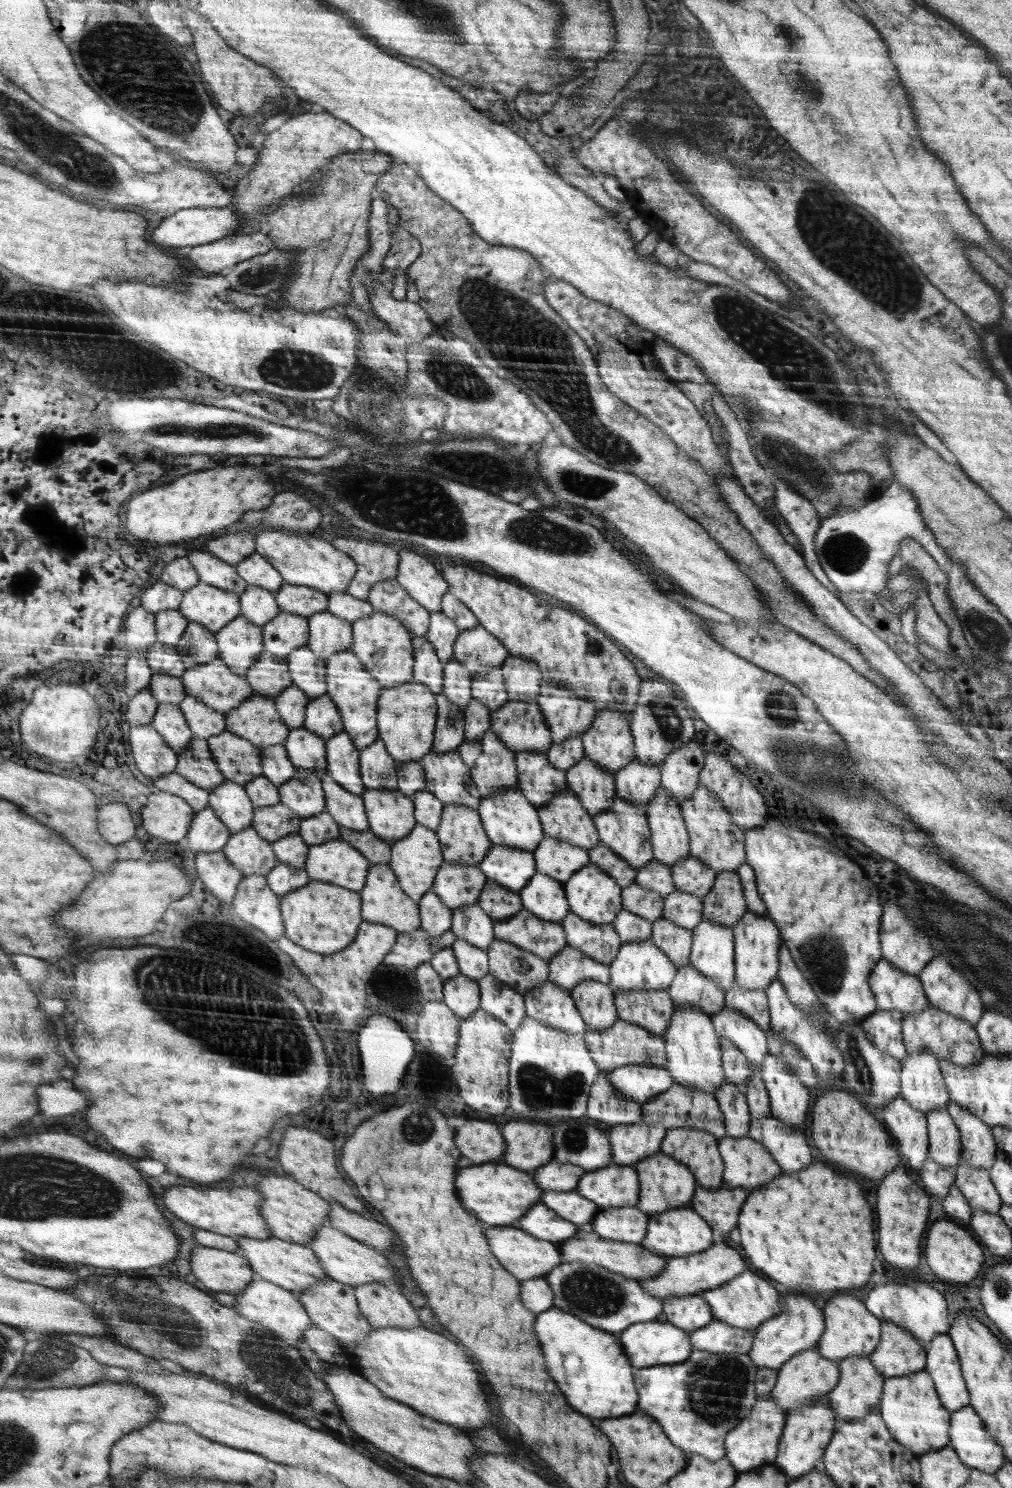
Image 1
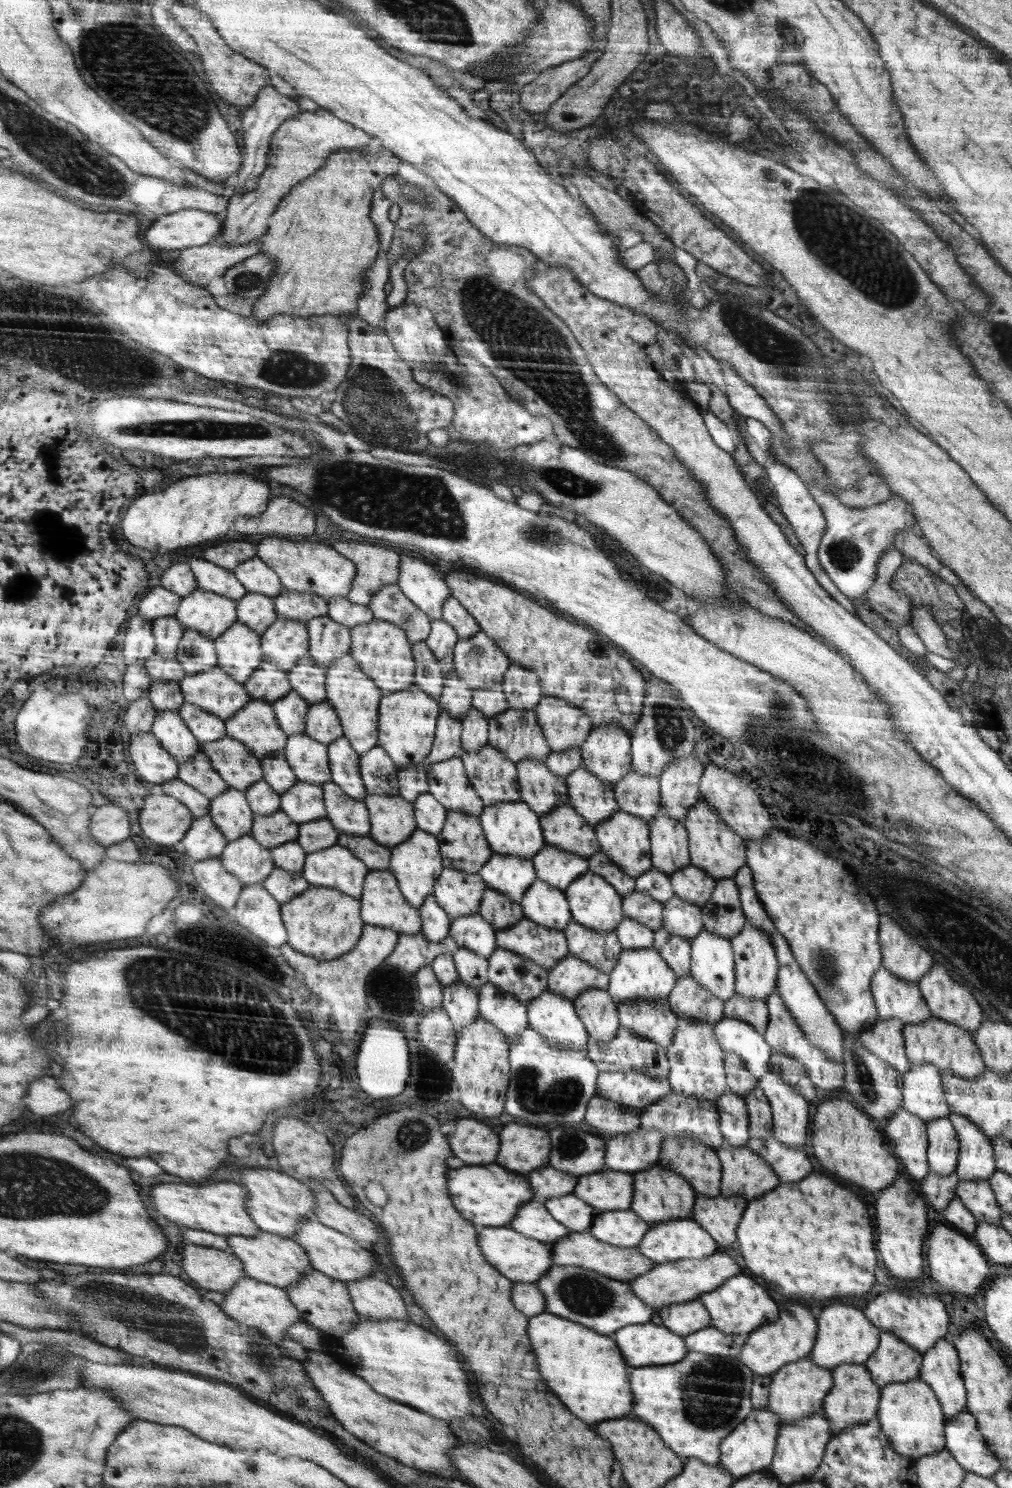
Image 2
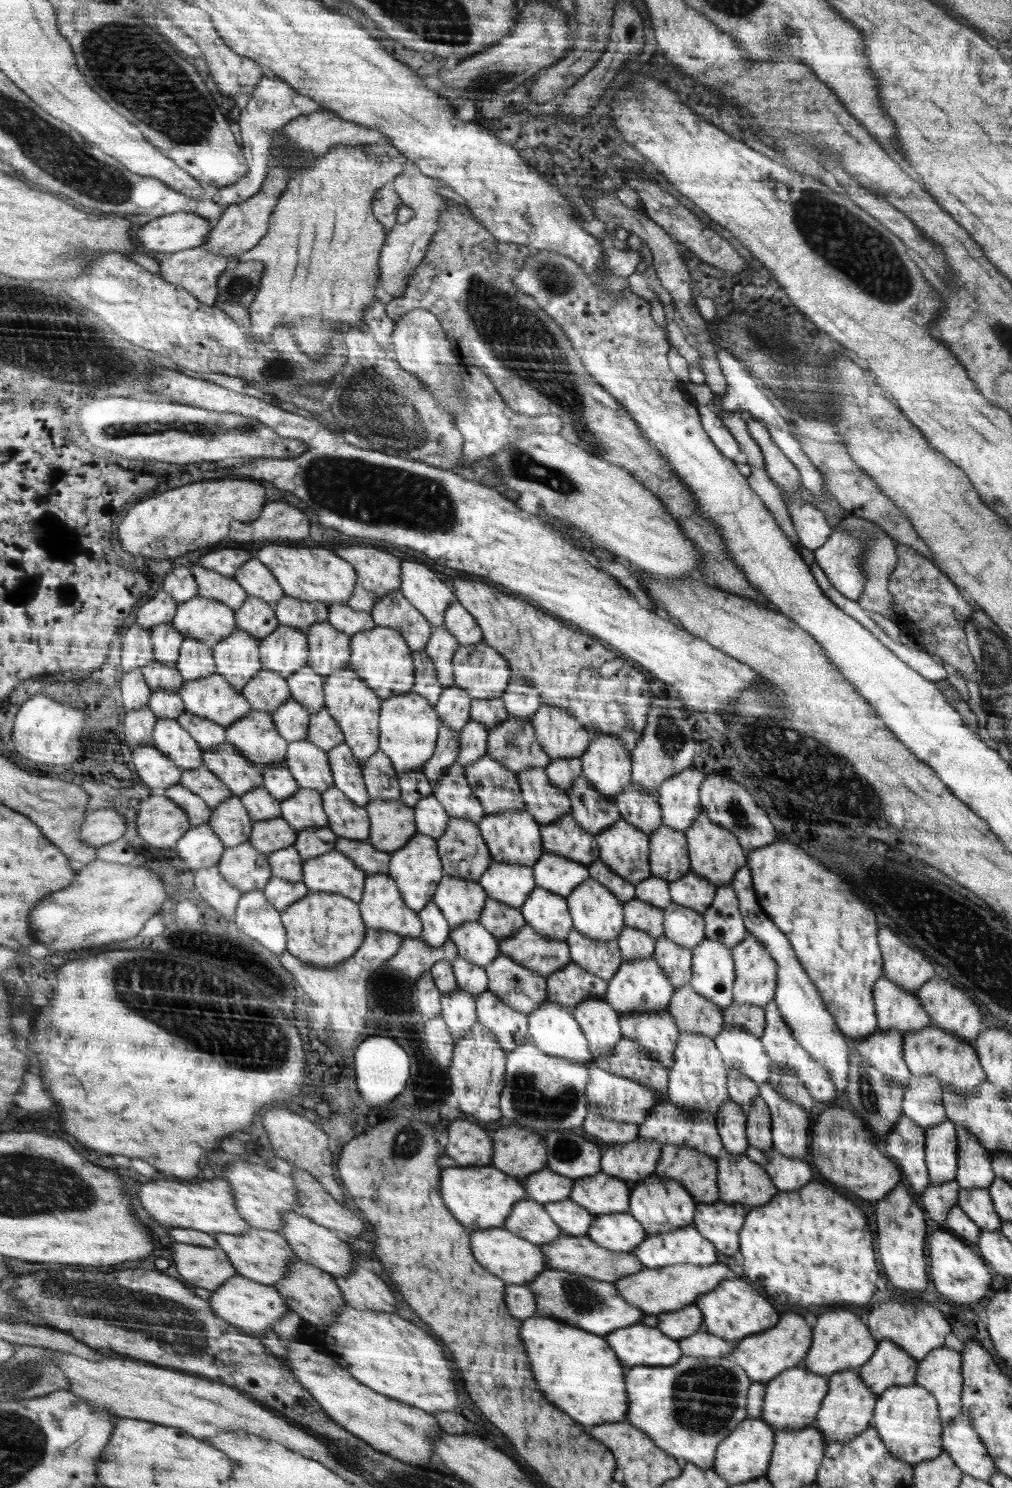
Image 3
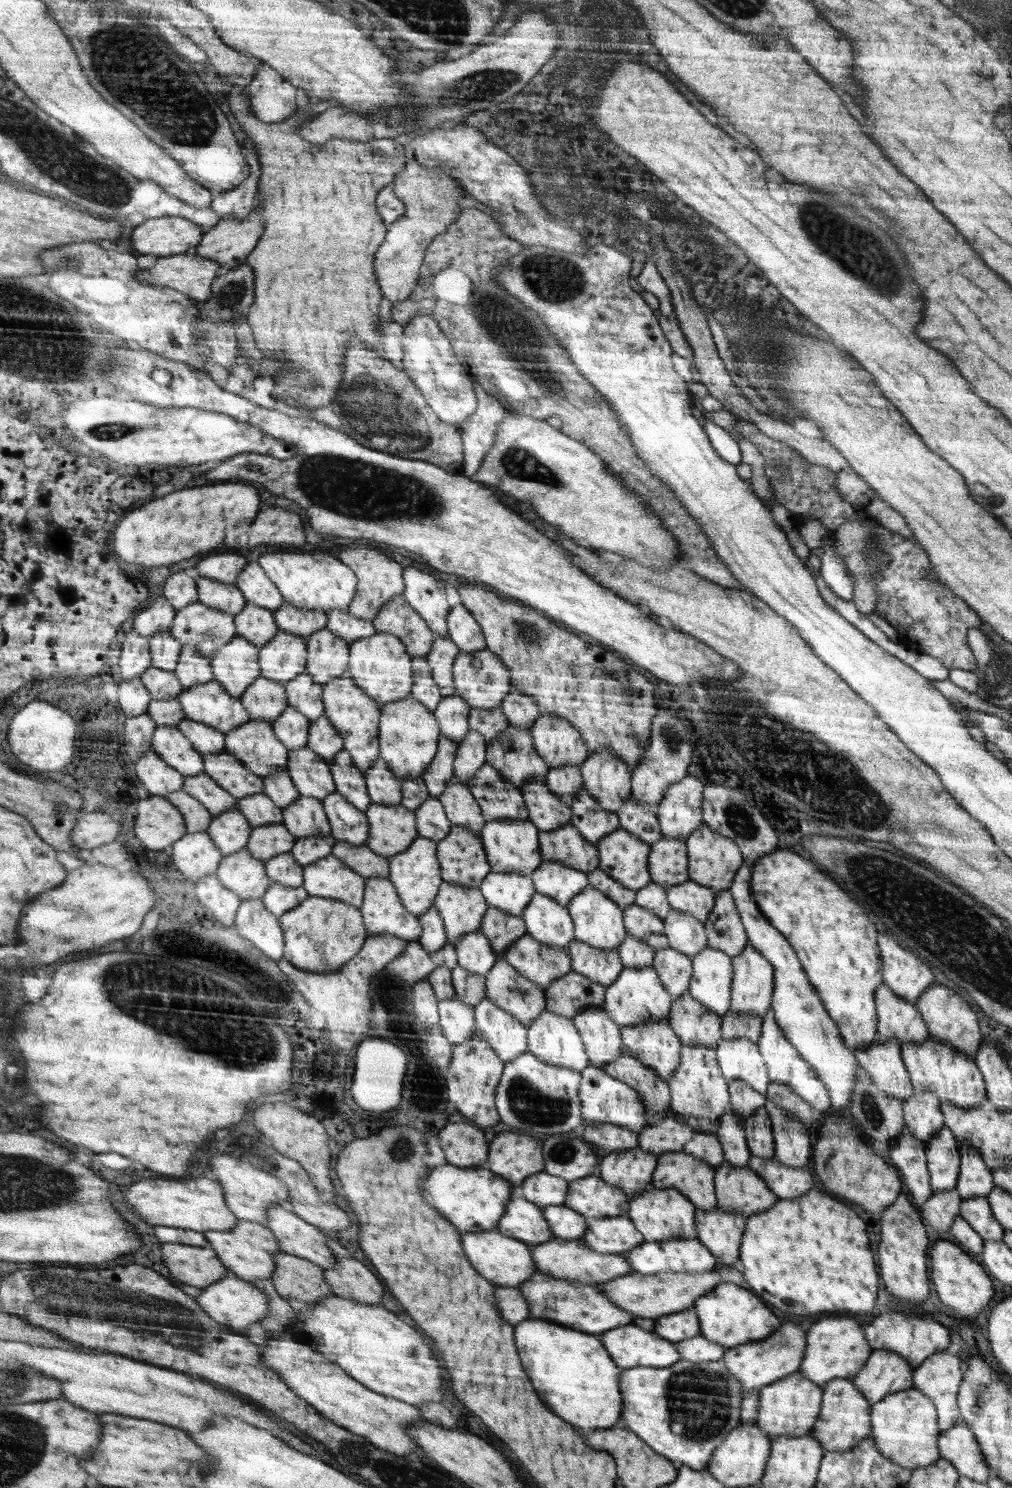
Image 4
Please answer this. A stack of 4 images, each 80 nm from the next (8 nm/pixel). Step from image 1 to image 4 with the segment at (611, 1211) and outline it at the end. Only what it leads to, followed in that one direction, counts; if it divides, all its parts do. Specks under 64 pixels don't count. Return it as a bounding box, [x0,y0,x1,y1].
[580,1215,645,1254]

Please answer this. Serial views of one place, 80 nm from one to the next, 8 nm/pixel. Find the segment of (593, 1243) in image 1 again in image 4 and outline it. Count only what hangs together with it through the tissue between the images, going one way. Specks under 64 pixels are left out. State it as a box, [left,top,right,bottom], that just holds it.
[532,1238,632,1285]

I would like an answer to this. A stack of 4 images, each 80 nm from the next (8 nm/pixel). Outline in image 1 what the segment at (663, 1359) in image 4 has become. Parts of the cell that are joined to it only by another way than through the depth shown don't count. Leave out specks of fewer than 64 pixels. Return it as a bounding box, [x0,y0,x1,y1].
[618,1322,694,1370]

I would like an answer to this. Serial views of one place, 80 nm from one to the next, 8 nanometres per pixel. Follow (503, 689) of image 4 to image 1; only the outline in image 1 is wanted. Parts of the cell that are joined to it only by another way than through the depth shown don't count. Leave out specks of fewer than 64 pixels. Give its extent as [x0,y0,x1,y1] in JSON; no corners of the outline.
[453,624,509,678]

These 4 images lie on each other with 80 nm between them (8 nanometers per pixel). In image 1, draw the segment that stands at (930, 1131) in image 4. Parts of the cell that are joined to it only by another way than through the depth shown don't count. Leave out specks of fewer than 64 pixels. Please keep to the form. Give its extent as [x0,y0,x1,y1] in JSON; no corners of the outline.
[900,1053,951,1114]

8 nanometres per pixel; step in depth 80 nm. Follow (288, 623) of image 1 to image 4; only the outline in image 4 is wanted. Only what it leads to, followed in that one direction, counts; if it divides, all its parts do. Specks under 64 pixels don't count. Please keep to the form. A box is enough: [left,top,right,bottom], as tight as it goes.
[259,630,307,684]

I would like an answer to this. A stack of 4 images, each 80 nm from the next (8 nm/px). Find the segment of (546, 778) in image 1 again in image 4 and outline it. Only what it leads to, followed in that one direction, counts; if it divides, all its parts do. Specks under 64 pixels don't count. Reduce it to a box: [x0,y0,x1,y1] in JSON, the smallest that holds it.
[521,777,571,832]

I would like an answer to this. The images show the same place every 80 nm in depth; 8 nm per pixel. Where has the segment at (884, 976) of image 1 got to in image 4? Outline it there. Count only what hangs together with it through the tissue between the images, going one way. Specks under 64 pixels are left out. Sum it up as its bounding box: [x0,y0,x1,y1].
[874,983,929,1043]

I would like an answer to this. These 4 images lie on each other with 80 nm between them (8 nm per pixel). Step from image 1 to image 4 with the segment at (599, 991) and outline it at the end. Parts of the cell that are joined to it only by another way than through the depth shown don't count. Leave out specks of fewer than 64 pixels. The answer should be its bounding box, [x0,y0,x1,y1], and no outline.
[574,1007,622,1071]

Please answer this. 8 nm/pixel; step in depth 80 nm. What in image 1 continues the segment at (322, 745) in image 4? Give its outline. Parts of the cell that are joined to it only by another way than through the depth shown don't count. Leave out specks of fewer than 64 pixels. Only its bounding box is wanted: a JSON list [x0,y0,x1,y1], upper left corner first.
[304,692,345,742]

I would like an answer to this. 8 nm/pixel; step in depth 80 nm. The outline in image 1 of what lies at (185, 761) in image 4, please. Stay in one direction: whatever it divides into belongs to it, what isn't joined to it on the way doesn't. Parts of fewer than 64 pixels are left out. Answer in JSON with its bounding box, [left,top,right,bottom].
[153,704,195,754]

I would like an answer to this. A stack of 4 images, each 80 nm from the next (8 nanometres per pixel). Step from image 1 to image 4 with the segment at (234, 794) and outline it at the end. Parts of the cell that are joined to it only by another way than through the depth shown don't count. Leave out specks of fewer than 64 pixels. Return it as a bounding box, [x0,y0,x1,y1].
[208,807,252,857]

